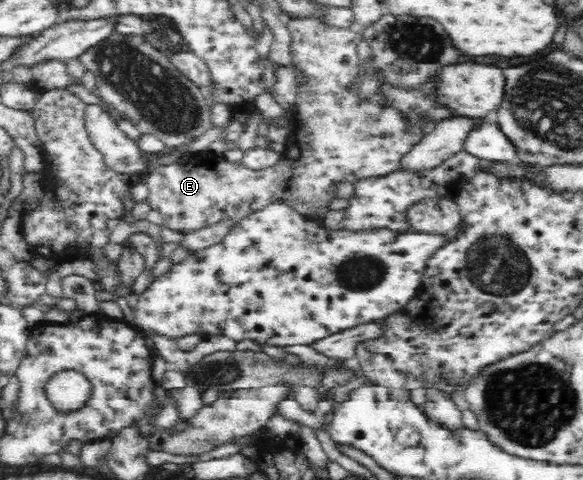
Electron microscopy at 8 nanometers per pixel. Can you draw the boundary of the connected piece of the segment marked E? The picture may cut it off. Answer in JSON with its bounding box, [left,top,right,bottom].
[143,16,424,233]

